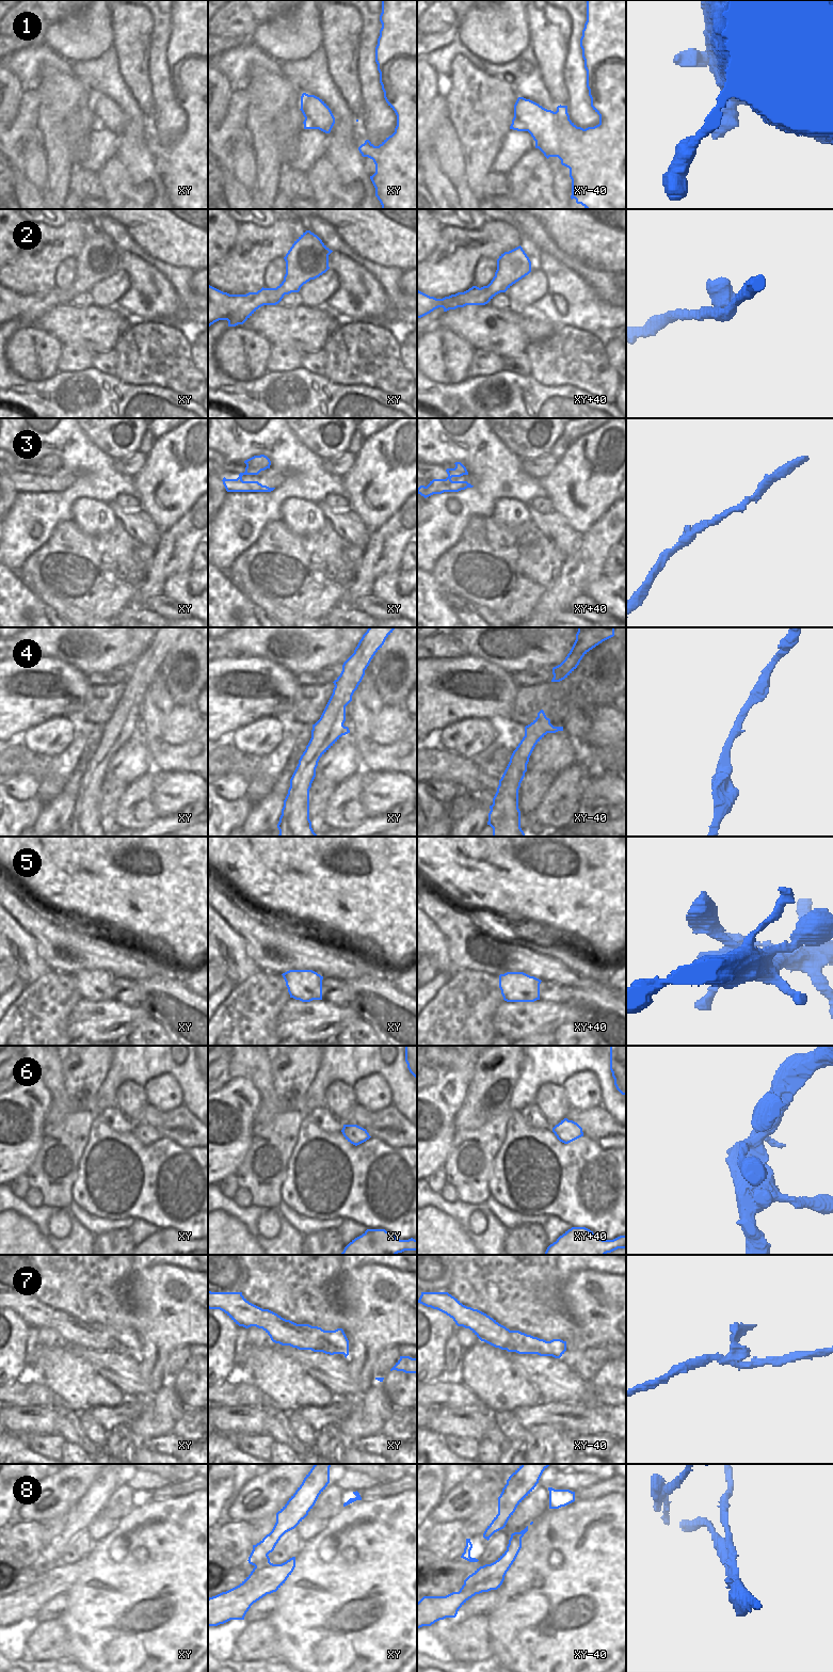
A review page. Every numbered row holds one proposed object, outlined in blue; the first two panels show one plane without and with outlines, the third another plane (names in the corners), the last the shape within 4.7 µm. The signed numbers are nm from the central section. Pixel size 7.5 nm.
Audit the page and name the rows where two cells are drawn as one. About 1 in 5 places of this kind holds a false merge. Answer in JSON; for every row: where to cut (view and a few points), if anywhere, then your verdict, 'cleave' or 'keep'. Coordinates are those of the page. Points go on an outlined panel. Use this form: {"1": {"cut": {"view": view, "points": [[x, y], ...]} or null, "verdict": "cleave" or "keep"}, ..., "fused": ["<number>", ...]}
{"1": {"cut": null, "verdict": "keep"}, "2": {"cut": null, "verdict": "keep"}, "3": {"cut": null, "verdict": "keep"}, "4": {"cut": null, "verdict": "keep"}, "5": {"cut": null, "verdict": "keep"}, "6": {"cut": null, "verdict": "keep"}, "7": {"cut": {"view": "xy", "points": [[318, 1327], [317, 1333], [333, 1347], [336, 1353]]}, "verdict": "cleave"}, "8": {"cut": {"view": "xy", "points": [[269, 1561], [255, 1566]]}, "verdict": "cleave"}, "fused": ["7", "8"]}

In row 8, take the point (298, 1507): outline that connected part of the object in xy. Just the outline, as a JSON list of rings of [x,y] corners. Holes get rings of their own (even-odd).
[[[315,1464],[313,1466],[295,1493],[276,1513],[276,1523],[272,1531],[259,1543],[253,1545],[247,1560],[250,1564],[260,1566],[270,1562],[268,1555],[274,1550],[281,1538],[294,1529],[308,1515],[319,1495],[330,1483],[330,1467],[331,1464]]]

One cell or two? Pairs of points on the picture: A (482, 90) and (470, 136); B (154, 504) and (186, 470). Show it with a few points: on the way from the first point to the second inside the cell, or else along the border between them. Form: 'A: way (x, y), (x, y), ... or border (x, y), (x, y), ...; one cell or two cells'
A: way (482, 101), (481, 124); one cell
B: way (162, 495), (177, 478); one cell

